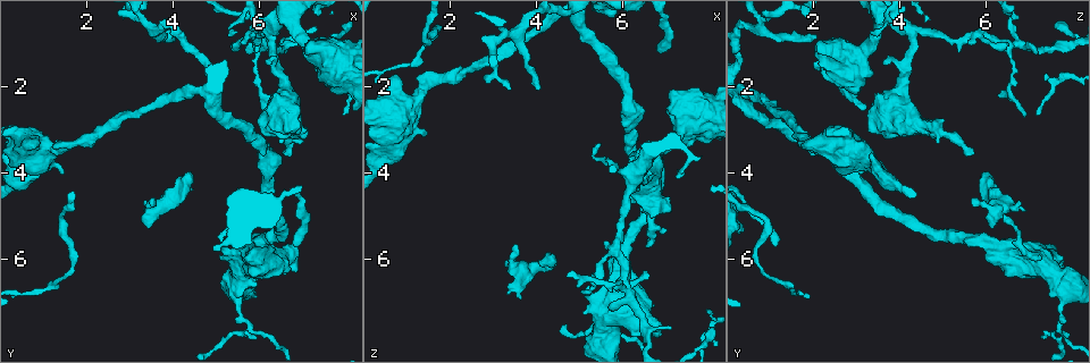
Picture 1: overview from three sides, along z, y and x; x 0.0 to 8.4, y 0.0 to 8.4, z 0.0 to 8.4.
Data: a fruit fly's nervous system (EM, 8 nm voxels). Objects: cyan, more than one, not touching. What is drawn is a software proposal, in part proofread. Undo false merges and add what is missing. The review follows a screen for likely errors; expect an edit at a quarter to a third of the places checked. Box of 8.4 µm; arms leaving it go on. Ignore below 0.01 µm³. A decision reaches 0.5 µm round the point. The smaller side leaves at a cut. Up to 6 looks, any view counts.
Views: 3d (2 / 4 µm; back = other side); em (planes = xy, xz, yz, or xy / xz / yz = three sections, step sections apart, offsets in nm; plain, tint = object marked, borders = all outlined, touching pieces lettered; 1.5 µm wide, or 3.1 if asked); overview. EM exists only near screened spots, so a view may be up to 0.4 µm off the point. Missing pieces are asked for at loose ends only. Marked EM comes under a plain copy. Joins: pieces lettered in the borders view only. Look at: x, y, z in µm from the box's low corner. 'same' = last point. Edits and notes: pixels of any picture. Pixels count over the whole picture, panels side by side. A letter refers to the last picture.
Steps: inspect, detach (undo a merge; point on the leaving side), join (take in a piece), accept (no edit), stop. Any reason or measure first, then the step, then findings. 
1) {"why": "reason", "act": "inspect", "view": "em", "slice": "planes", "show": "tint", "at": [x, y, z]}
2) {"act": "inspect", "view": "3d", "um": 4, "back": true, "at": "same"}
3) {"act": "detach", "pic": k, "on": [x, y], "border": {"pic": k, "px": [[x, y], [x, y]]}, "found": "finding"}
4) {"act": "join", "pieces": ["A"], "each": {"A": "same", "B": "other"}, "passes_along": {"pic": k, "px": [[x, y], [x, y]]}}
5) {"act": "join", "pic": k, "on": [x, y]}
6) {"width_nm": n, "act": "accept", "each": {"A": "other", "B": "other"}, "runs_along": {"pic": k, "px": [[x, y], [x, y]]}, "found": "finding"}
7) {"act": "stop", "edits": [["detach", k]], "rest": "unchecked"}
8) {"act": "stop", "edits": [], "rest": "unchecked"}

{"act": "inspect", "view": "3d", "um": 4, "at": [5.75, 7.65, 7.75]}

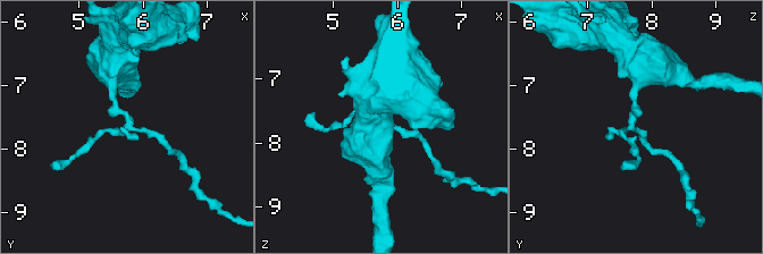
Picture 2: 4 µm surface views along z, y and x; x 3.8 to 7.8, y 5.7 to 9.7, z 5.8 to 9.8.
{"why": "shape alone is not enough", "act": "inspect", "view": "em", "slice": "planes", "show": "tint", "at": [5.80, 7.60, 7.65]}

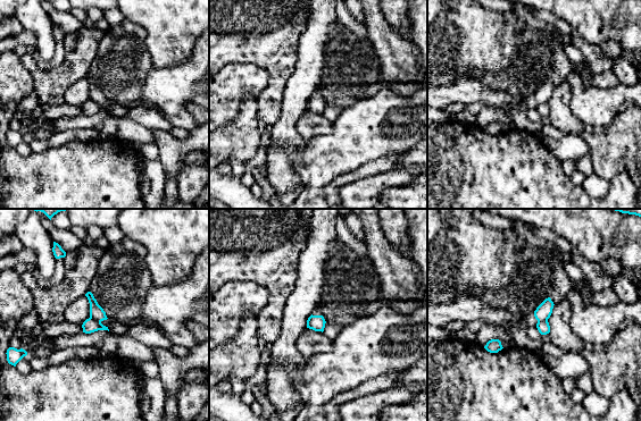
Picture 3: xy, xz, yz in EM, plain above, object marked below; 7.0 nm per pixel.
{"why": "see the neighbours", "act": "inspect", "view": "em", "slice": "planes", "show": "borders", "at": "same"}

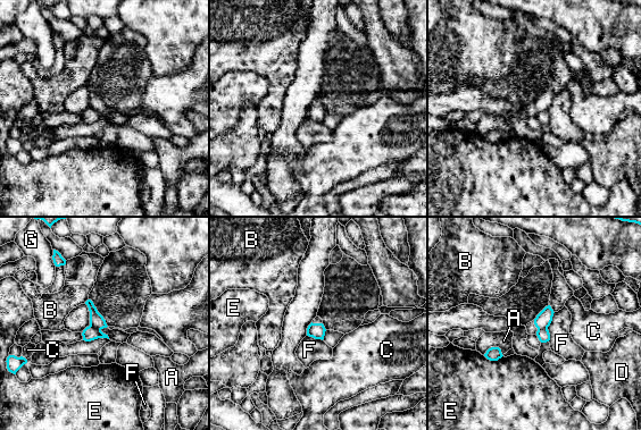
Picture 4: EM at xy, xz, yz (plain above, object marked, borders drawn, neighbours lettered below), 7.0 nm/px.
{"act": "detach", "pic": 4, "on": [90, 332], "each": {"A": "other", "B": "other", "C": "other", "D": "other", "E": "other", "F": "other", "G": "other"}, "found": "a second cell is stuck on"}

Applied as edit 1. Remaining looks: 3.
{"why": "thick turns thin", "act": "inspect", "view": "em", "slice": "planes", "show": "tint", "at": [5.95, 5.70, 6.15]}

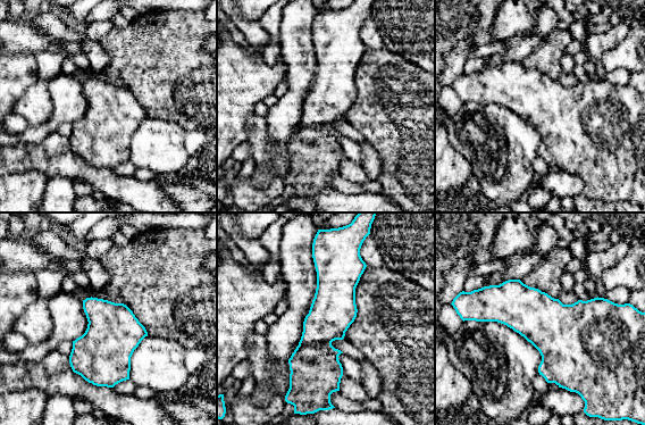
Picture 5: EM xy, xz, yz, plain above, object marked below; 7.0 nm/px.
{"act": "inspect", "view": "em", "slice": "planes", "show": "borders", "at": "same"}

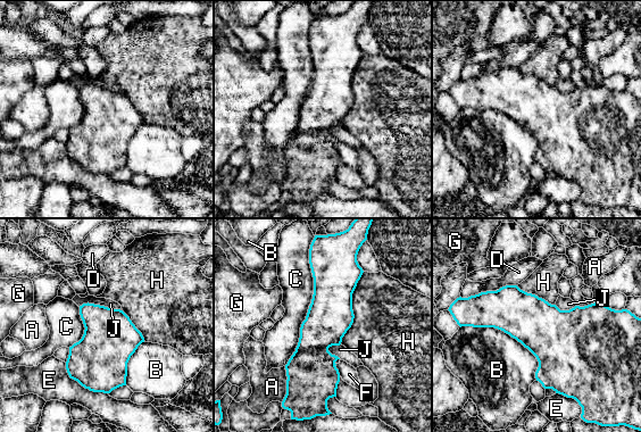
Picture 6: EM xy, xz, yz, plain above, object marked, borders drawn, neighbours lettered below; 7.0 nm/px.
{"width_nm": 320, "act": "accept", "each": {"A": "other", "B": "other", "C": "other", "D": "other", "E": "other", "F": "other", "G": "other", "H": "other", "J": "other"}, "found": "one cell here"}

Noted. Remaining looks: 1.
{"act": "stop", "edits": [["detach", 4]], "rest": "unchecked"}

